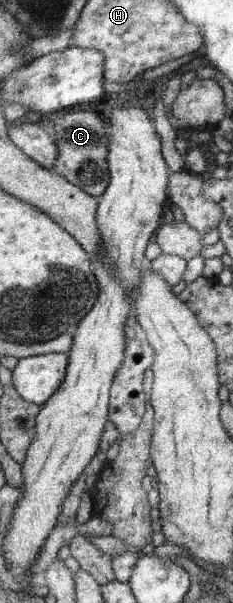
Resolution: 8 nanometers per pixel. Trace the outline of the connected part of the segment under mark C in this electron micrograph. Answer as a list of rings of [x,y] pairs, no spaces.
[[[103,92],[99,99],[77,105],[77,109],[73,109],[71,113],[57,119],[55,126],[51,128],[58,151],[53,170],[69,183],[95,197],[102,195],[109,181],[107,156],[110,125],[107,123],[107,117],[117,107],[121,107],[119,97]]]

